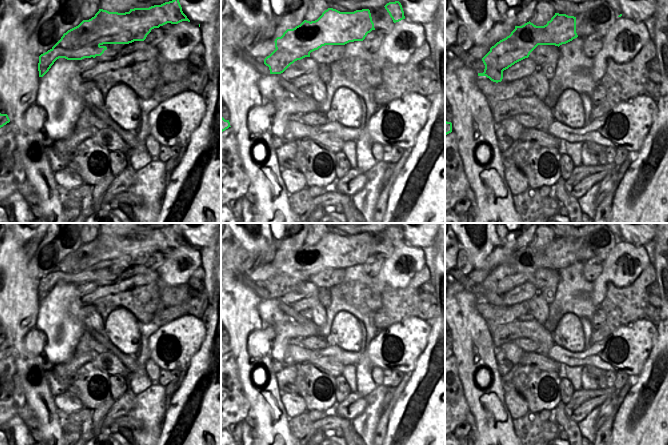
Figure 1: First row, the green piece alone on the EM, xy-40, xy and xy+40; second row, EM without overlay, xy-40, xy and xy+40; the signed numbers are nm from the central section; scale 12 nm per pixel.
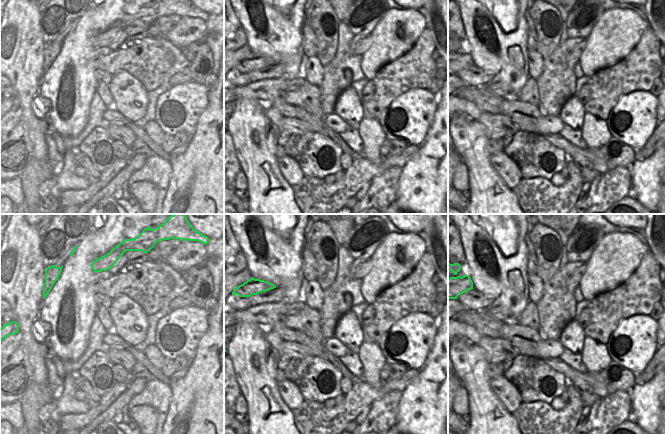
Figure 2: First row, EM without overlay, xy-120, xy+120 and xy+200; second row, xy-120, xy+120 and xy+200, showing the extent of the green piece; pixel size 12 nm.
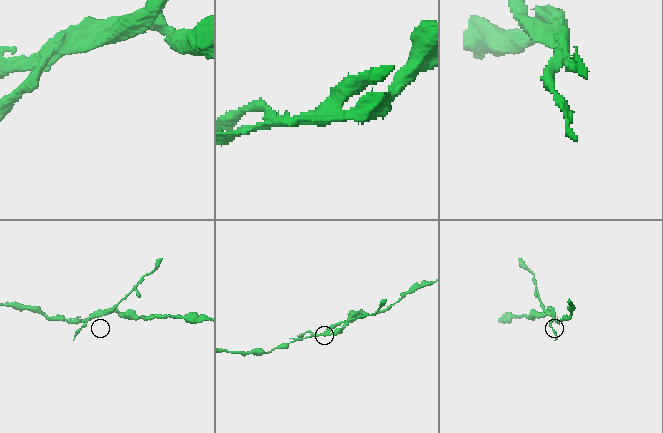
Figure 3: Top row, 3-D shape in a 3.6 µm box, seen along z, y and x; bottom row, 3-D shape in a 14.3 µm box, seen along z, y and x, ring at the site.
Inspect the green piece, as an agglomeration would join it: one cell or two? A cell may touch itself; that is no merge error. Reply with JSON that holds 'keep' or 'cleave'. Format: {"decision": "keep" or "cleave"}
{"decision": "cleave"}

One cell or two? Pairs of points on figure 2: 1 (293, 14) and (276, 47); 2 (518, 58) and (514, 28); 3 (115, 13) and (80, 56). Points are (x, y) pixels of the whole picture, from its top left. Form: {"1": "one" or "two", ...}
{"1": "one", "2": "one", "3": "one"}

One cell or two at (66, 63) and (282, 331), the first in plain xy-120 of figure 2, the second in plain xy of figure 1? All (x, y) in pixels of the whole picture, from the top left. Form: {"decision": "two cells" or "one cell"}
{"decision": "one cell"}

